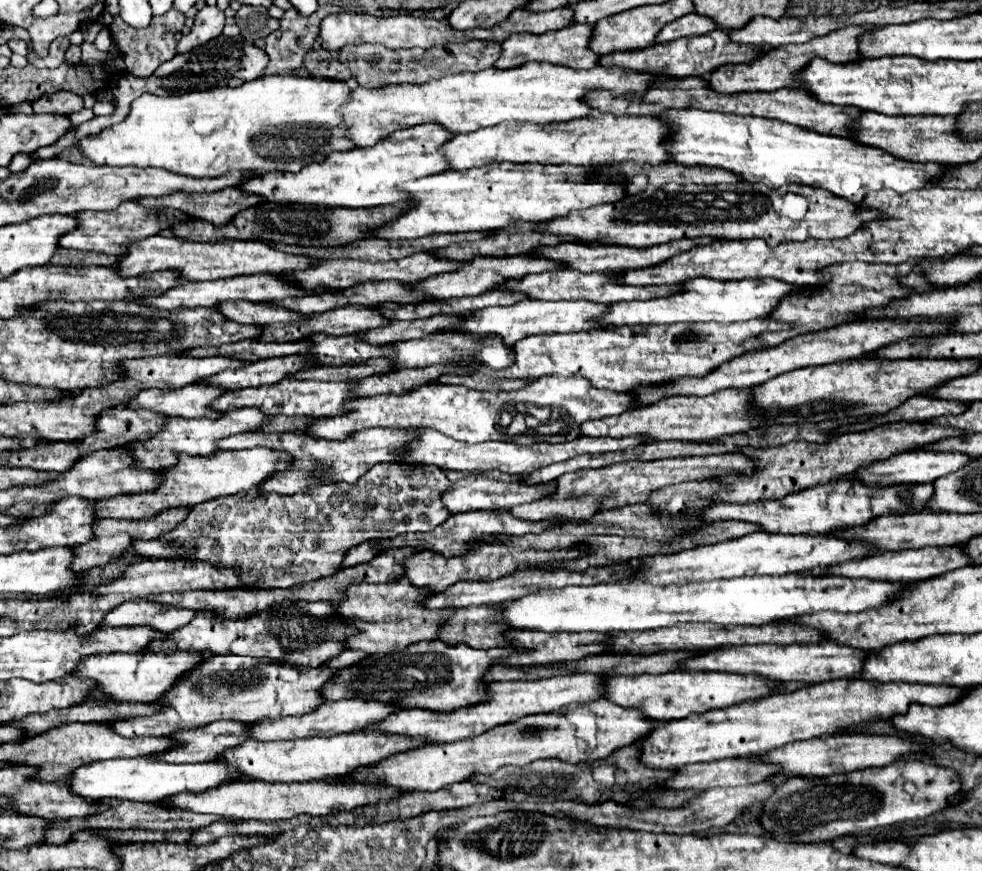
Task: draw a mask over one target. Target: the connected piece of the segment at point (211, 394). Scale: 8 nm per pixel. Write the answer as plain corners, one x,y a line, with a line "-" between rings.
190,384
188,388
180,388
176,392
160,392
160,390
148,390
140,392
136,400
128,402
126,406
132,410
154,410
162,416
180,416
180,418
202,418
208,414
208,418
217,418
220,412
212,412
208,404
218,398
224,390
214,386
200,386

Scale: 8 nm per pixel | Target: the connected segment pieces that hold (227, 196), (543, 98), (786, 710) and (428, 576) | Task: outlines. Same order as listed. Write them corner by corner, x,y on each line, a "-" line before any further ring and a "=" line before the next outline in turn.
224,188
220,192
174,192
172,196
158,198
138,198
146,208
178,208
188,216
208,220
216,226
228,224
240,210
258,204
262,198
254,194
244,194
240,188
=
528,62
510,70
488,68
480,72
450,74
426,84
390,84
380,88
354,86
350,88
348,104
340,108
340,116
344,118
340,128
348,134
354,146
362,148
374,146
380,138
390,136
394,130
428,122
442,124
452,134
474,132
476,128
494,126
504,120
532,124
564,122
584,118
592,112
584,102
580,102
584,92
590,88
604,88
614,96
624,96
628,92
642,94
654,78
656,76
652,74
624,68
604,68
600,64
590,70
572,70
548,62
=
860,678
852,680
832,680
832,684
808,684
802,690
796,690
792,694
772,694
764,696
764,700
746,700
744,704
736,704
732,708
716,708
708,710
700,716
688,716
684,720
668,720
668,728
660,726
648,740
640,740
640,760
648,764
650,768
666,768
676,770
686,764
694,762
714,762
724,758
744,758
744,756
760,756
774,748
780,748
784,744
796,742
796,740
808,740
822,734
836,734
844,728
862,724
872,718
890,718
894,714
906,712
908,704
928,704
928,706
944,706
950,702
956,702
964,690
960,688
948,688
948,686
932,686
932,684
880,684
880,682
866,682
=
482,544
478,550
462,554
462,556
450,556
444,558
436,552
418,552
408,556
404,560
404,576
410,580
414,588
424,588
432,592
444,592
448,586
452,586
458,580
492,580
500,578
504,574
510,574
518,568
524,566
542,566
550,562
558,562
564,558
576,558
580,552
578,550
558,550
558,552
544,552
544,550
508,550
506,546
492,546
492,544

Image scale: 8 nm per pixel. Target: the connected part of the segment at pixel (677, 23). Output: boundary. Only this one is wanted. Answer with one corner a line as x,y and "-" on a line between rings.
692,12
664,26
664,30
656,36
656,42
668,42
668,40
696,36
696,34
708,34
712,30
716,30
716,24
712,24
712,20
708,20
706,16
696,16
696,12

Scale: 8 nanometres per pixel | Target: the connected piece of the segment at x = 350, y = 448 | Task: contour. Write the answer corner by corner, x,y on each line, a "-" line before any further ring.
368,428
364,432
354,432
348,440
322,440
322,438
308,438
296,432
282,432
282,434
262,434
262,432
246,432
228,436
228,440
220,440
220,450
234,450
234,448
270,448
278,452
290,454
290,470
276,472
268,480
258,486
258,492
276,492
276,494
296,494
306,492
330,482
356,482
364,472
368,472
378,462
394,462
396,454
408,440
416,434
410,430
390,430
390,428

